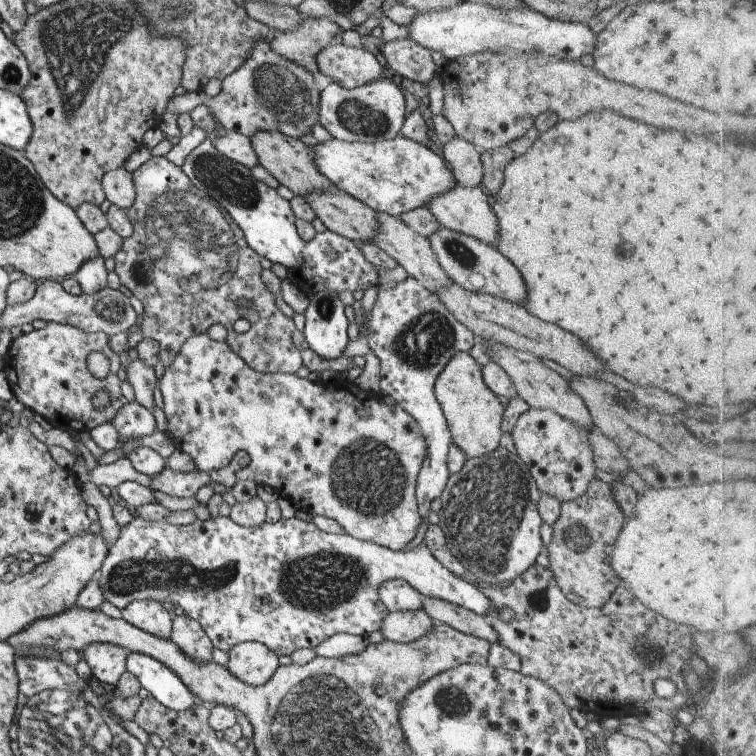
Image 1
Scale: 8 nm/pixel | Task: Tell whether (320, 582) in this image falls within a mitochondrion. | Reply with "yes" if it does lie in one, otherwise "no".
yes

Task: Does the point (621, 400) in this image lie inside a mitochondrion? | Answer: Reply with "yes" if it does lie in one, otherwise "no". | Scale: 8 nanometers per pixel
no

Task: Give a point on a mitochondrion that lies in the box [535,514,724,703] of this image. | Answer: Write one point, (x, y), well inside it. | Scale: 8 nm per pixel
(644, 644)

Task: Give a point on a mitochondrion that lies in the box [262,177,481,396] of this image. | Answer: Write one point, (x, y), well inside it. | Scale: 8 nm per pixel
(420, 345)

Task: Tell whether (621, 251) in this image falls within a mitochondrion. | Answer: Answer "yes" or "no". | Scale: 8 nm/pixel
no

